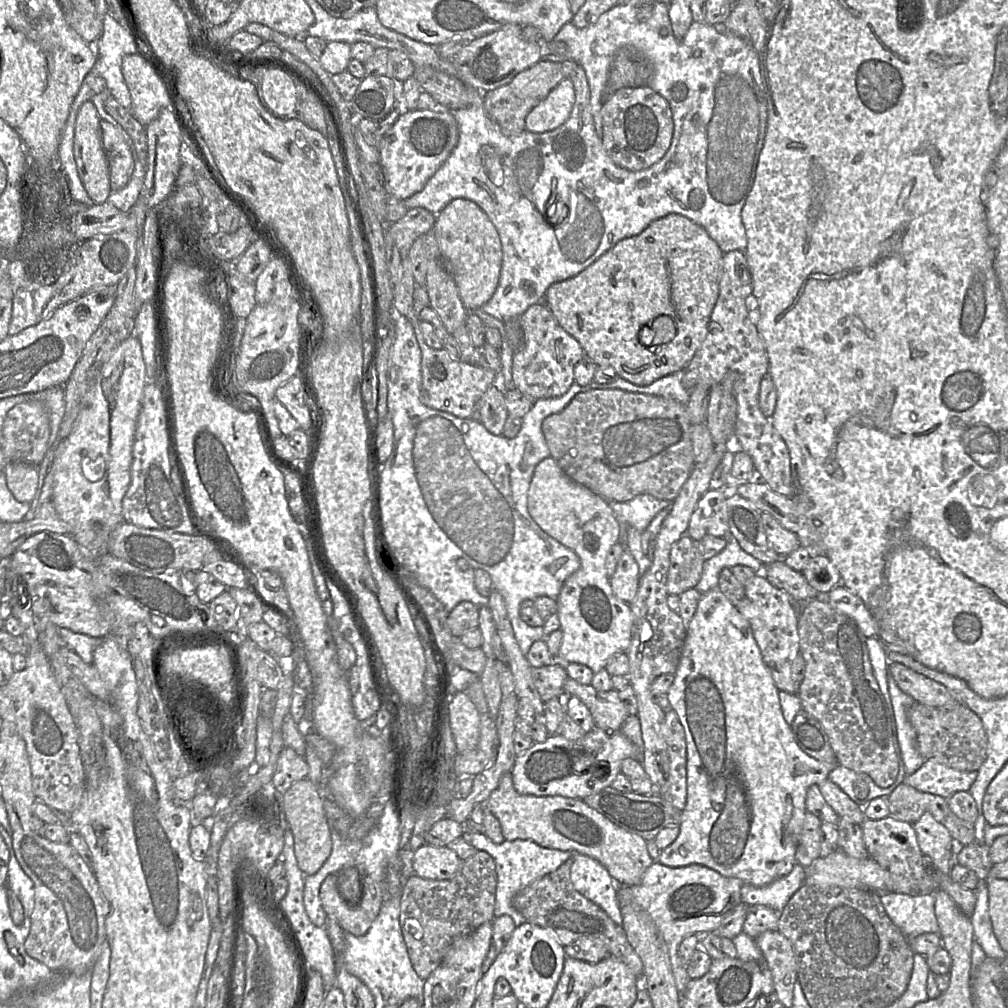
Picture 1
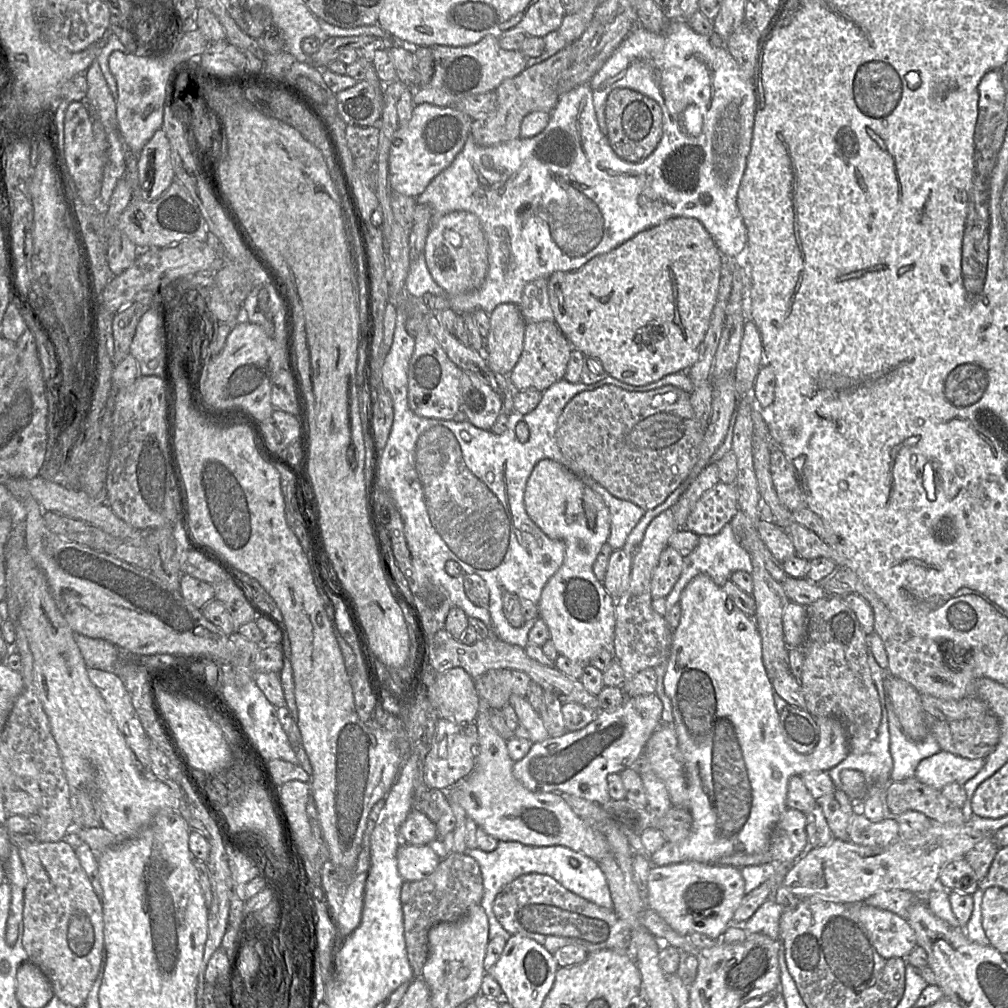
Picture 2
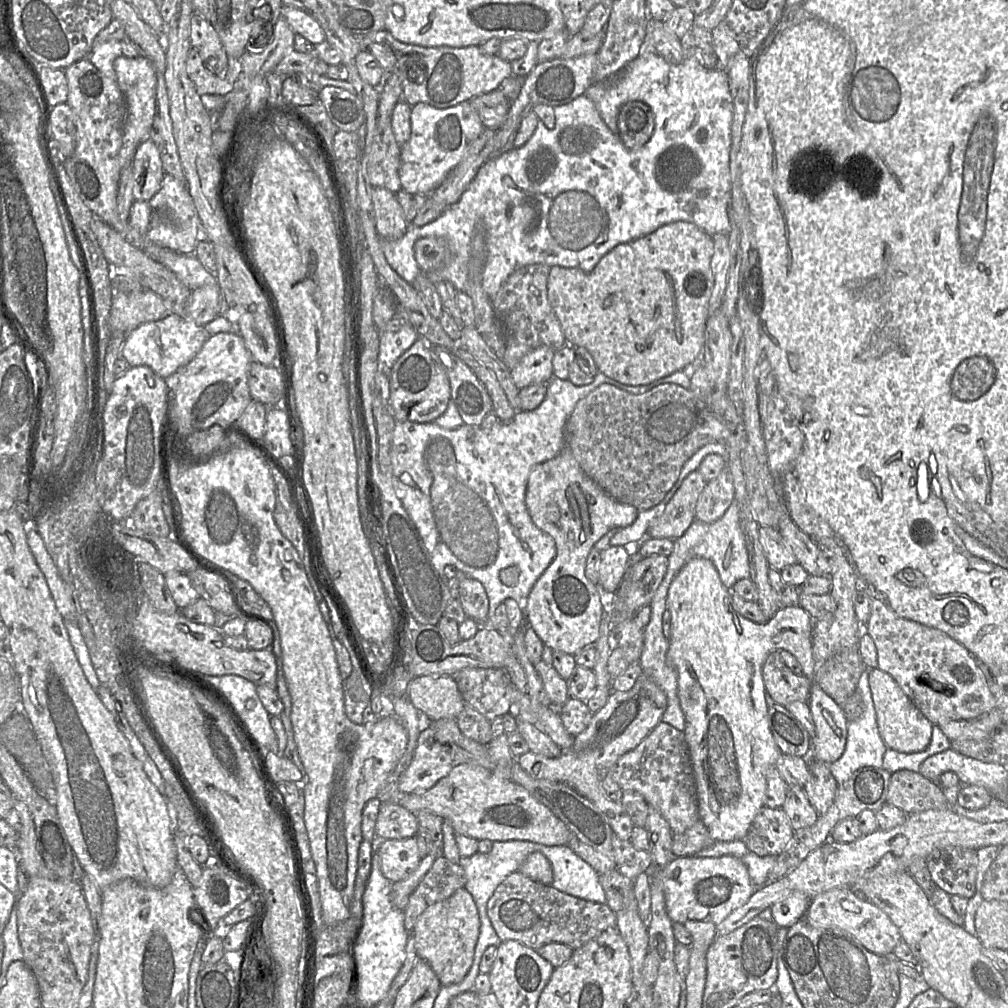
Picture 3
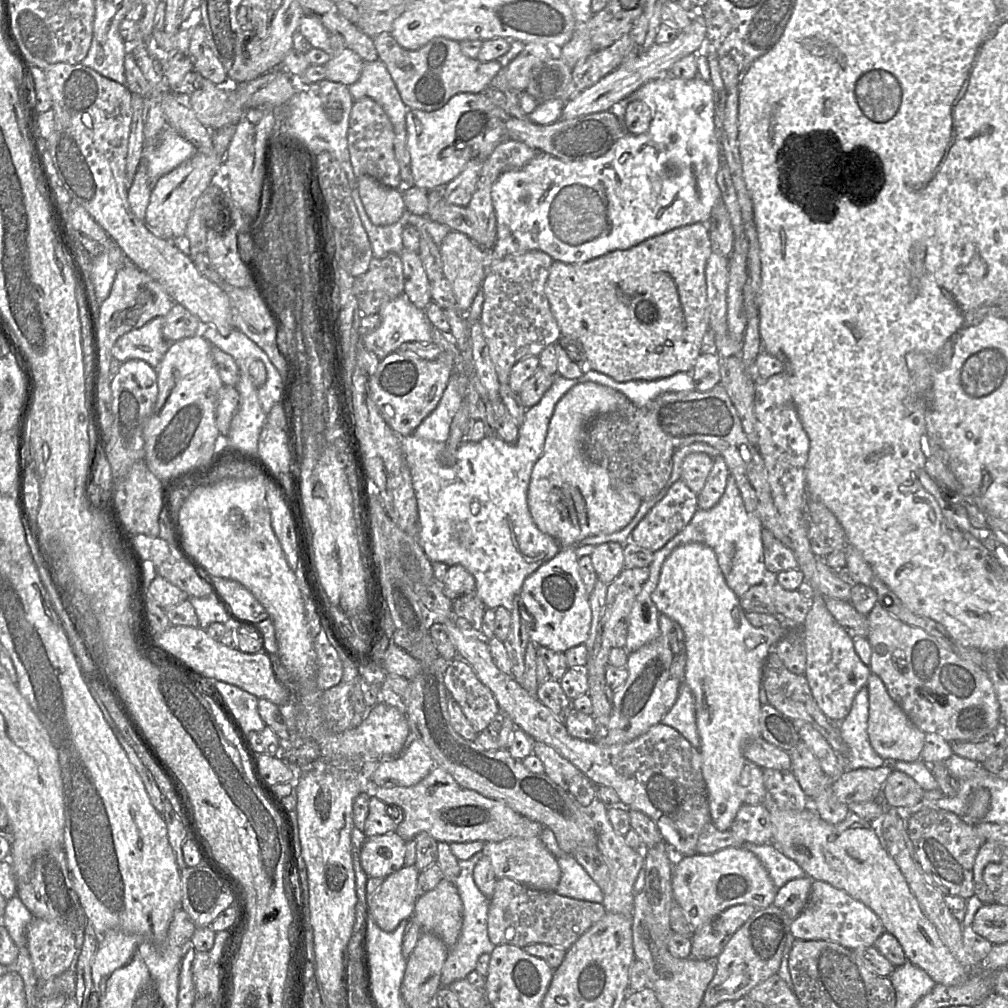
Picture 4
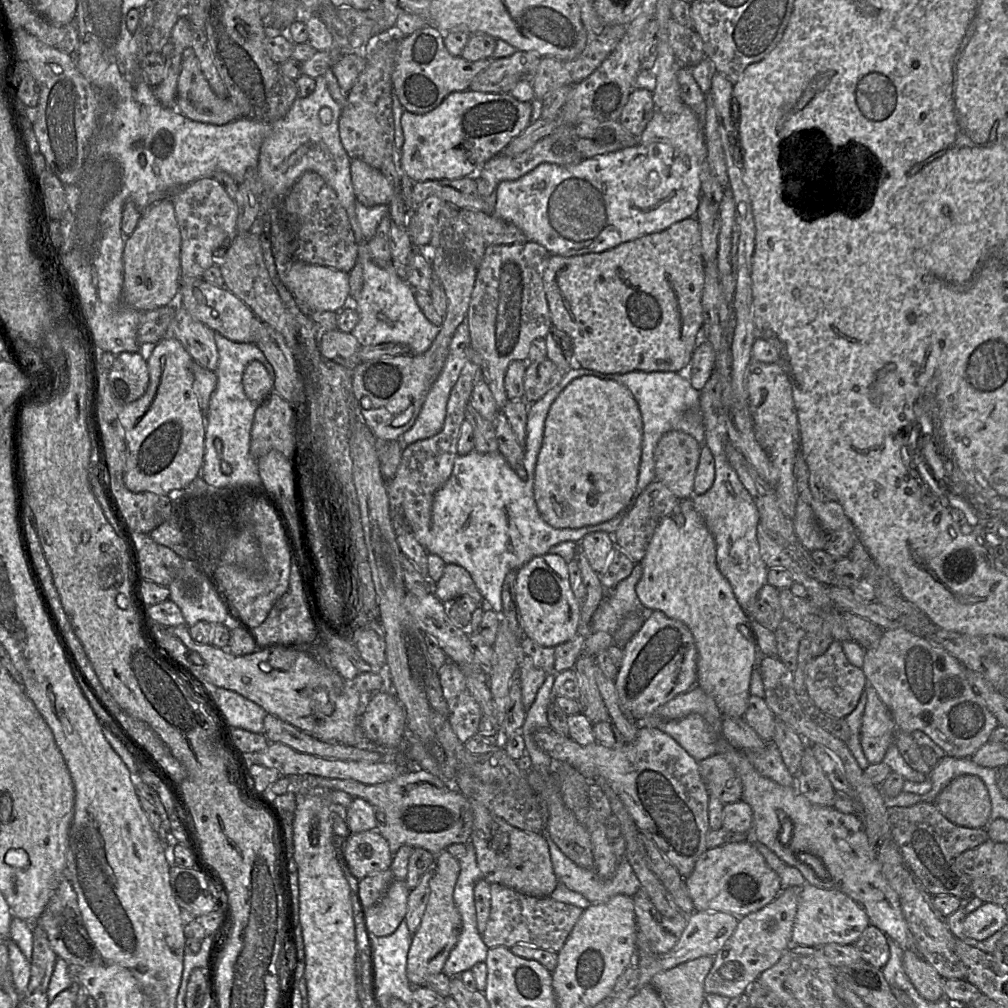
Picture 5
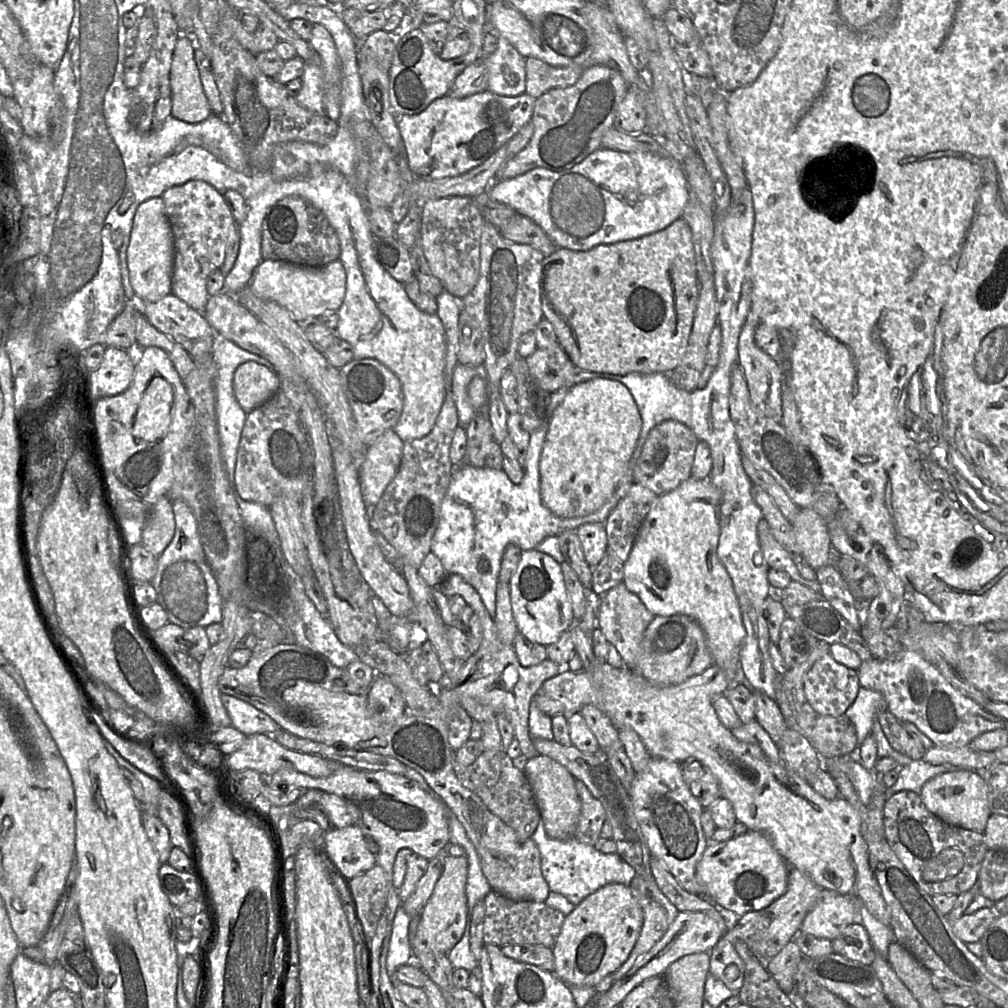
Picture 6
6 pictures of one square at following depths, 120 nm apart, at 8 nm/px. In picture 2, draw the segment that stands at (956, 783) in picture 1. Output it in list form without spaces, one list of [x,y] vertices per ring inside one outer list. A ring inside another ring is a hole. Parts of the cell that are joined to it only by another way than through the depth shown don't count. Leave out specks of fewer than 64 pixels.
[[[947,751],[923,759],[918,764],[914,777],[921,783],[937,790],[952,782],[964,785],[984,766],[984,759],[966,759]]]

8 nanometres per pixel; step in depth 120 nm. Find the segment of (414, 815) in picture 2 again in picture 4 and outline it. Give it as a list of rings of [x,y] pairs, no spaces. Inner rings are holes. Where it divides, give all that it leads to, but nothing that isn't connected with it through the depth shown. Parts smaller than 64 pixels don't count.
[[[370,797],[363,832],[367,837],[395,832],[403,818],[404,813],[399,806],[388,805],[376,797]]]

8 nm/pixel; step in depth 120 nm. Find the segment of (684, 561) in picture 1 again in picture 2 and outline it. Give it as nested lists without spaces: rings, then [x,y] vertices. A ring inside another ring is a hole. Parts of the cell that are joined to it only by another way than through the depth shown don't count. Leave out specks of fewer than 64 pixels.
[[[666,547],[653,571],[650,590],[653,599],[665,598],[678,581],[684,557],[674,548]]]

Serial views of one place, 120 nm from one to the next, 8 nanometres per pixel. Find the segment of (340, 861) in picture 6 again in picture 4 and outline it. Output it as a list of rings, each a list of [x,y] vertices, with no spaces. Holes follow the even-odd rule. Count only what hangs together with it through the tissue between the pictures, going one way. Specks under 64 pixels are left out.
[[[395,832],[367,837],[360,851],[360,861],[363,870],[368,877],[387,877],[405,866],[405,846],[406,841]]]

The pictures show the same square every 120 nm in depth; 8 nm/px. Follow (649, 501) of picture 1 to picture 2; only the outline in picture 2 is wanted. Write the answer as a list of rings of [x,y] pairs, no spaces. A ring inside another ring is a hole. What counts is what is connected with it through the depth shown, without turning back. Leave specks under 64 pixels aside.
[[[588,480],[588,485],[602,498],[610,514],[610,534],[607,544],[613,550],[622,549],[628,535],[644,515],[645,511],[638,505],[612,496],[606,489]]]

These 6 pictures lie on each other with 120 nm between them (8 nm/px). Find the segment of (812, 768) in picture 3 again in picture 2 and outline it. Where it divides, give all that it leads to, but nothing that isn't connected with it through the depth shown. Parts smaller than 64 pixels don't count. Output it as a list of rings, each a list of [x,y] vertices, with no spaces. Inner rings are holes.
[[[838,788],[817,799],[817,803],[824,813],[833,837],[848,840],[848,824],[852,815],[857,812],[855,804]]]

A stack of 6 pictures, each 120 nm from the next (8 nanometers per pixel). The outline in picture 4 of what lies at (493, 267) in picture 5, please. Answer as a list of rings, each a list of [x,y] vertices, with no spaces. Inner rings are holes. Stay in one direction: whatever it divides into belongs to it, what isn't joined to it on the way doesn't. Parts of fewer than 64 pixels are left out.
[[[528,251],[489,264],[482,283],[484,303],[480,324],[500,384],[508,383],[511,368],[519,360],[538,356],[547,346],[558,343],[561,330],[545,294],[552,263],[546,253]]]

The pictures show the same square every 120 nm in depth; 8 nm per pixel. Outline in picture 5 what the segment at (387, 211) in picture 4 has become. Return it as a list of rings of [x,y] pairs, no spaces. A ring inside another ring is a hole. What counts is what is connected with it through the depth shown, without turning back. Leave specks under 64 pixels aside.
[[[351,159],[350,173],[358,201],[367,207],[389,206],[395,187],[378,169],[360,159]]]

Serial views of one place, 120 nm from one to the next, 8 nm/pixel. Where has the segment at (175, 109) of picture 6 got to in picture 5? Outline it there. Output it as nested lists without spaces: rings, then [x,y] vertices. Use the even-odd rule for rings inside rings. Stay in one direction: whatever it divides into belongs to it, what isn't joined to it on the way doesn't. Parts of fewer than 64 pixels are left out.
[[[191,47],[182,53],[175,108],[191,120],[217,126],[240,118],[227,97],[219,97],[212,91]]]

